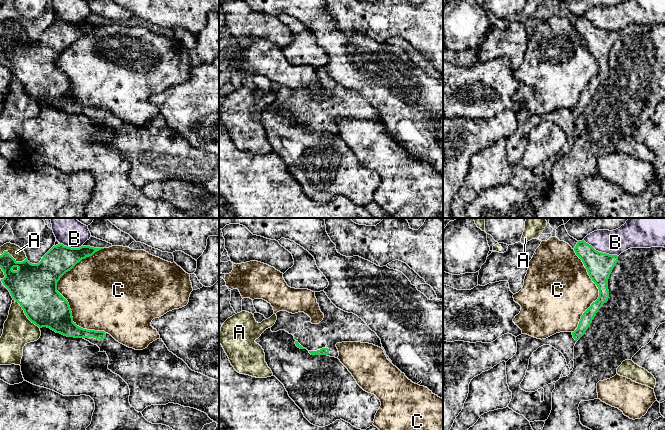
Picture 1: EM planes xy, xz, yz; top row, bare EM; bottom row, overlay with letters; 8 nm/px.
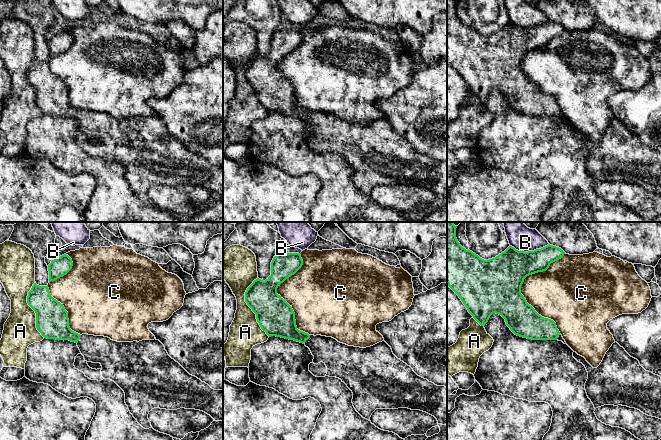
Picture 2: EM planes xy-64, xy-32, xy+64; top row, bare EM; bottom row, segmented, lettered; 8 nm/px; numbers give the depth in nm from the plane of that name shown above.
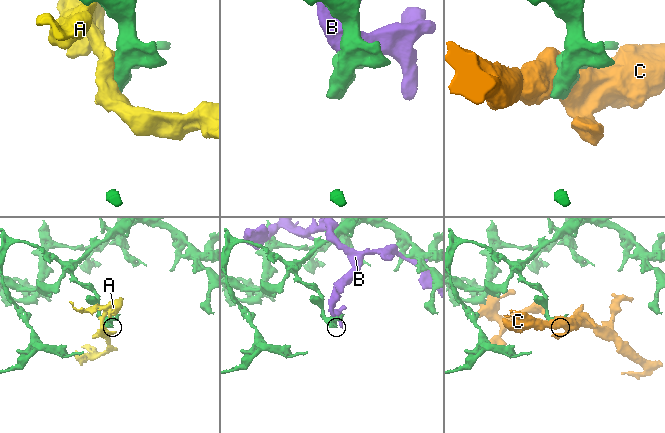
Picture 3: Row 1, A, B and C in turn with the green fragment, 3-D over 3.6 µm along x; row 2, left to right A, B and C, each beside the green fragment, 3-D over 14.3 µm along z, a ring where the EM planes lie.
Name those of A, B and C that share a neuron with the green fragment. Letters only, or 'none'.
none

